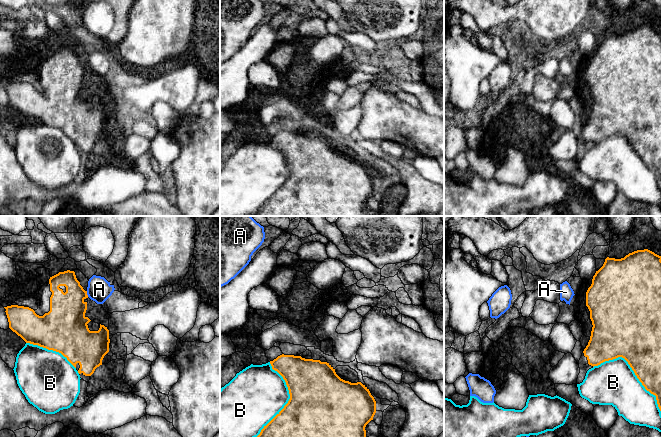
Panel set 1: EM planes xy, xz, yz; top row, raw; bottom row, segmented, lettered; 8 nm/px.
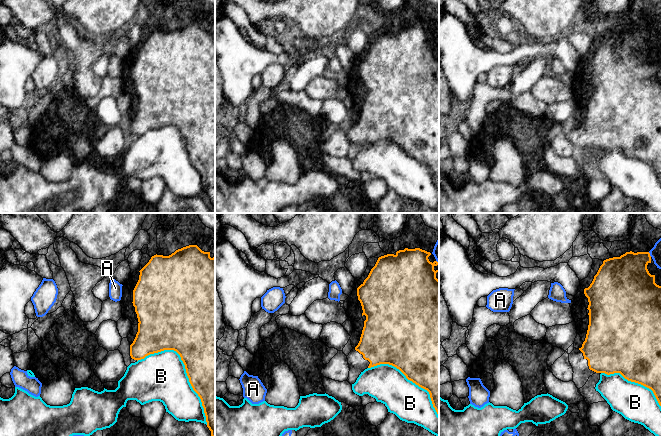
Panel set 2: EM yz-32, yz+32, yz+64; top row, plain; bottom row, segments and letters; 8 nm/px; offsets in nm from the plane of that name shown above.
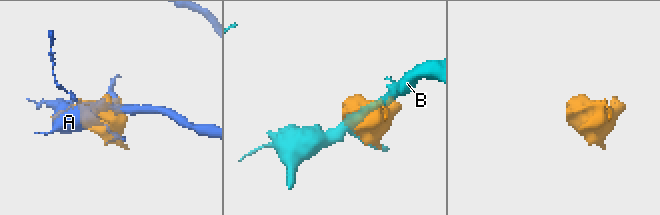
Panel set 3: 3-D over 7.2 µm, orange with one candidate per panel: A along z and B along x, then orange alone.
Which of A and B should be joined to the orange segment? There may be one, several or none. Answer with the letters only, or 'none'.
none

